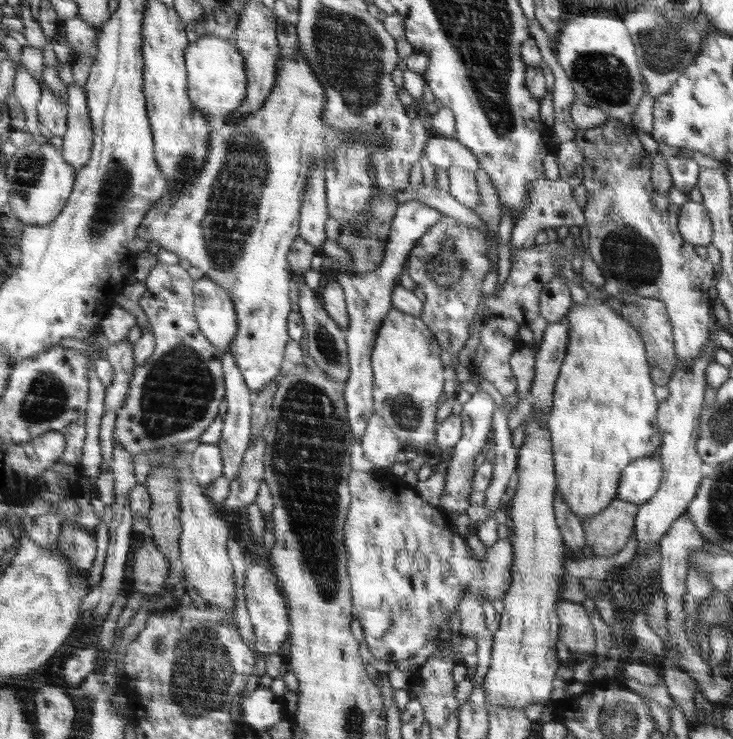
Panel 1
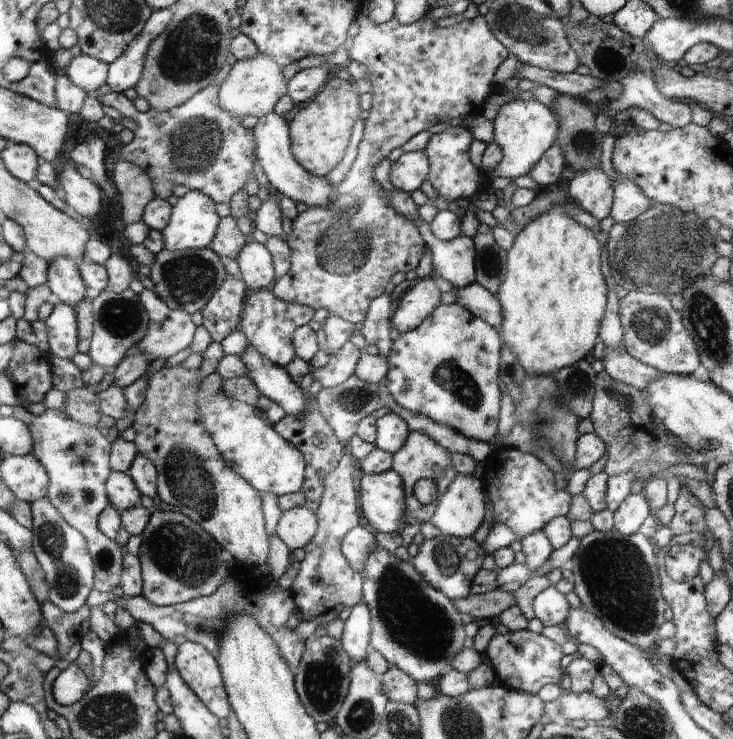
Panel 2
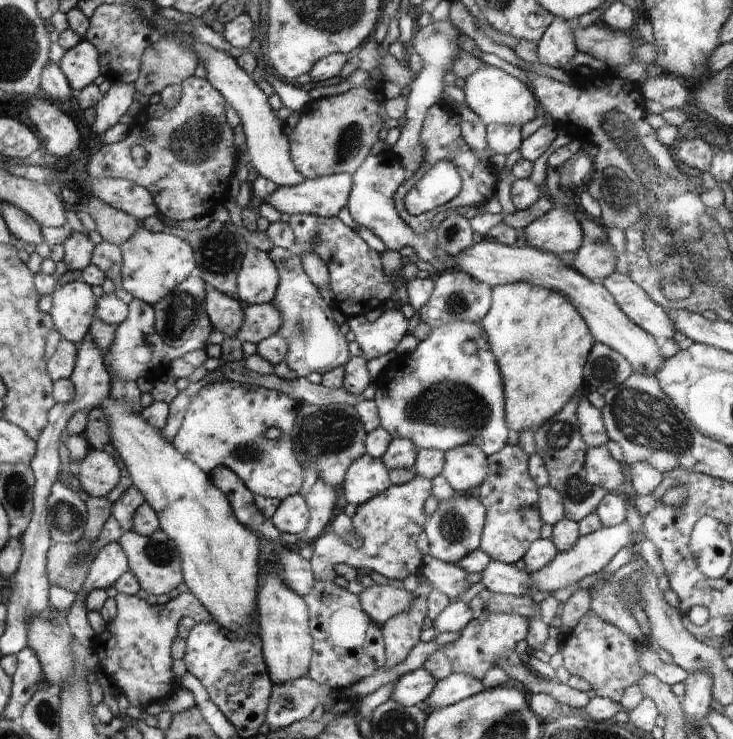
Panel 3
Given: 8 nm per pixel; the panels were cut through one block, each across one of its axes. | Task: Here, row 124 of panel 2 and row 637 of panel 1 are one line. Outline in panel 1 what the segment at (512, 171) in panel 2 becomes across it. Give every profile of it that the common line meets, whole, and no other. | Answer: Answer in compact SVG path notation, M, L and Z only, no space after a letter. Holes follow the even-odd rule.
M532 415L526 422L527 436L519 448L519 459L514 474L516 480L516 493L511 499L510 516L508 517L511 539L516 554L515 565L511 567L511 586L502 596L504 611L501 613L500 626L493 634L493 649L488 672L483 679L486 690L488 712L490 707L503 709L518 709L523 711L524 706L530 704L546 704L552 694L554 678L558 670L556 658L556 642L558 642L558 617L556 616L556 602L560 596L560 580L564 576L564 546L560 531L554 518L554 466L552 466L552 452L550 452L550 435L544 422L534 420Z

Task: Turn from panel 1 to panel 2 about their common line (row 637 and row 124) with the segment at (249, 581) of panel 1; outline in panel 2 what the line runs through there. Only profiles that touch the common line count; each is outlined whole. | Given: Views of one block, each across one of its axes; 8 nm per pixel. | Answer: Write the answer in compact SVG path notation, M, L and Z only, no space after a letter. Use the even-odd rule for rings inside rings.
M272 112L260 117L253 127L253 132L256 134L256 158L259 160L264 174L268 176L270 184L280 194L284 194L294 202L303 202L308 207L326 208L336 200L337 186L327 182L325 177L314 176L295 159L294 153L290 150L291 136L288 134L291 132L288 132L288 124L282 116Z

